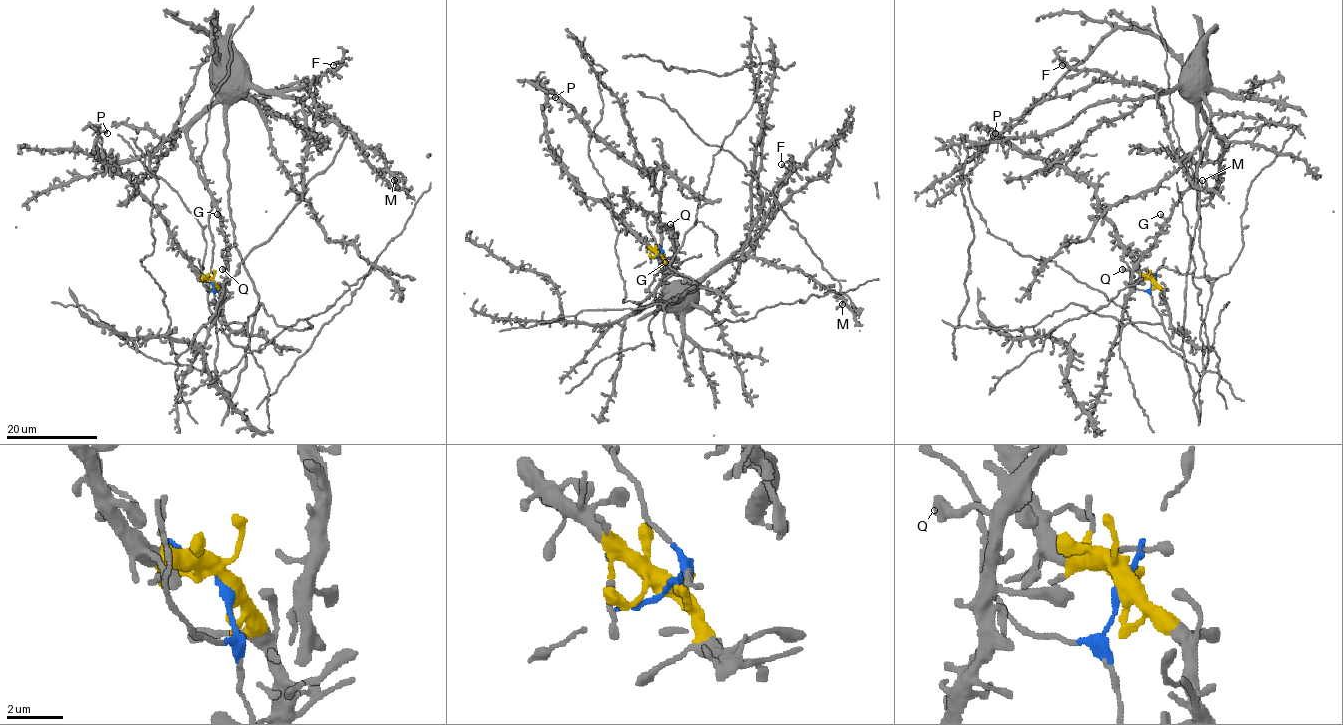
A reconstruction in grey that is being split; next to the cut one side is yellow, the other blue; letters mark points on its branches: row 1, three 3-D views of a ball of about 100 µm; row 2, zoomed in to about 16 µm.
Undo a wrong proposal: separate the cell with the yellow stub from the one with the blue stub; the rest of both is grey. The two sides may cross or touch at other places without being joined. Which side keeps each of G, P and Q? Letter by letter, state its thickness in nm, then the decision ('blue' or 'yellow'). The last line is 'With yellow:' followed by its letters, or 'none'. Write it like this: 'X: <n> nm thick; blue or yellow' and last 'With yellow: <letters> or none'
G: 360 nm thick; blue
P: 260 nm thick; yellow
Q: 440 nm thick; blue
With yellow: P

